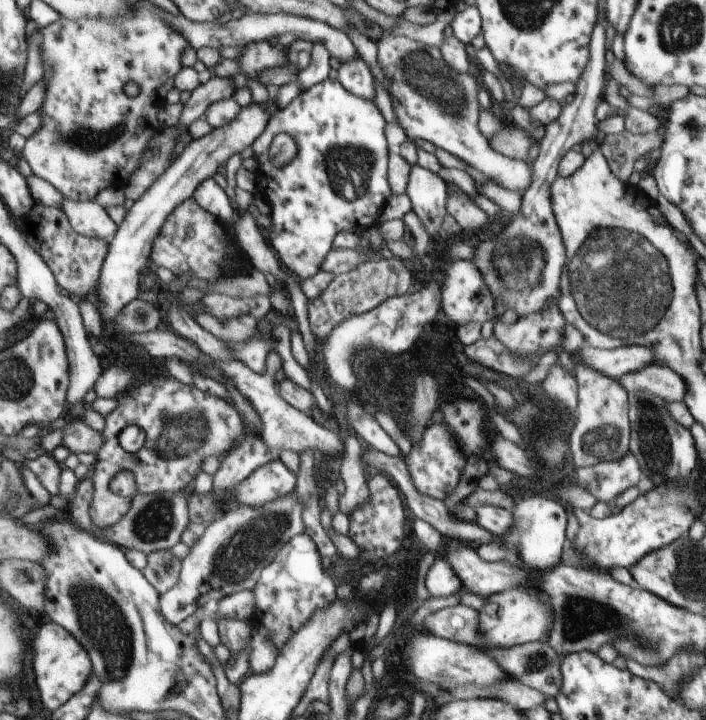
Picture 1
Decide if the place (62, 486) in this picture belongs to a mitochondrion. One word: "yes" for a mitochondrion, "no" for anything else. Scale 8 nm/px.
no

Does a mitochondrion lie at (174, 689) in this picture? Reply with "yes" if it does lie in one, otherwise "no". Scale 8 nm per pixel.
no

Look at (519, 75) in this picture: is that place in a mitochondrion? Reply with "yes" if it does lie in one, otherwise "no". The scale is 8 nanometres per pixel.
no

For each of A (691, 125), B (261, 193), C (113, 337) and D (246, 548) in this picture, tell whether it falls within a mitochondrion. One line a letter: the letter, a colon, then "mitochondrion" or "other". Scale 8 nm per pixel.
A: mitochondrion
B: other
C: other
D: mitochondrion

